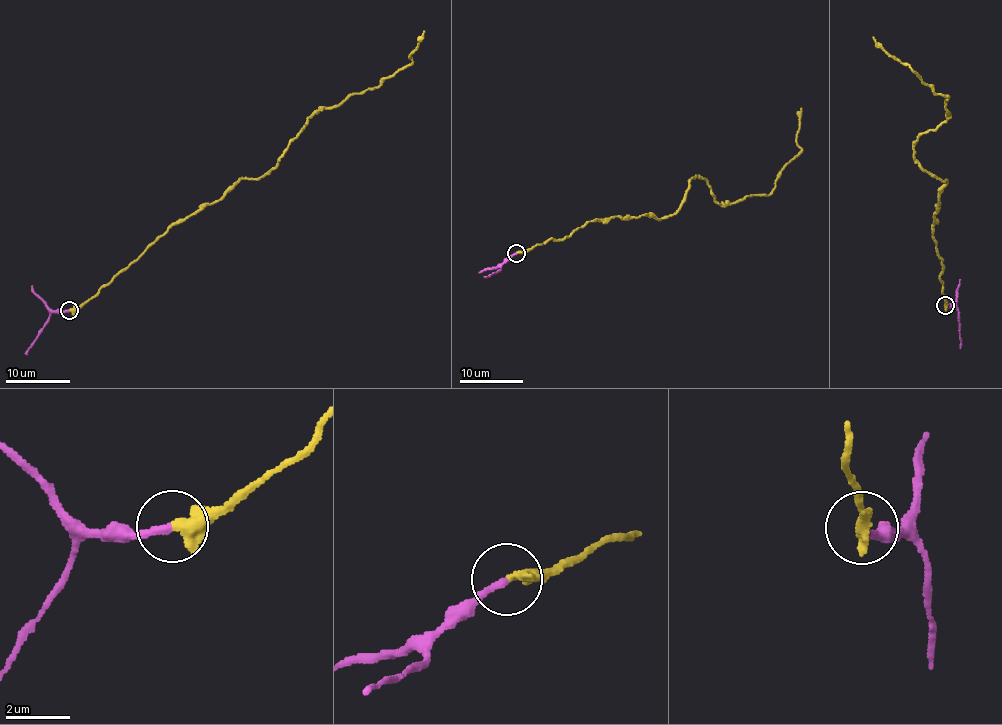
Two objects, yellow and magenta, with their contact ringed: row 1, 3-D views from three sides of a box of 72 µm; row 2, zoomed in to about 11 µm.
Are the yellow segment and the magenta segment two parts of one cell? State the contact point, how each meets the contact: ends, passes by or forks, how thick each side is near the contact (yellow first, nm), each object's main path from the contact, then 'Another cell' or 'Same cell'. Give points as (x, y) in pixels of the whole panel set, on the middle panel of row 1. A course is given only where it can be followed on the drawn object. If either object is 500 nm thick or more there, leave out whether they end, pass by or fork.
Place: (516, 253). At the ring yellow ends. At the ring magenta ends. Thickness 360 nm (yellow) against 220 nm. Course of yellow: (516, 252), (589, 222), (672, 215), (692, 177), (704, 178), (718, 203), (768, 195), (801, 150), (800, 107). Course of magenta: (516, 252), (497, 273), (483, 277). Another cell

